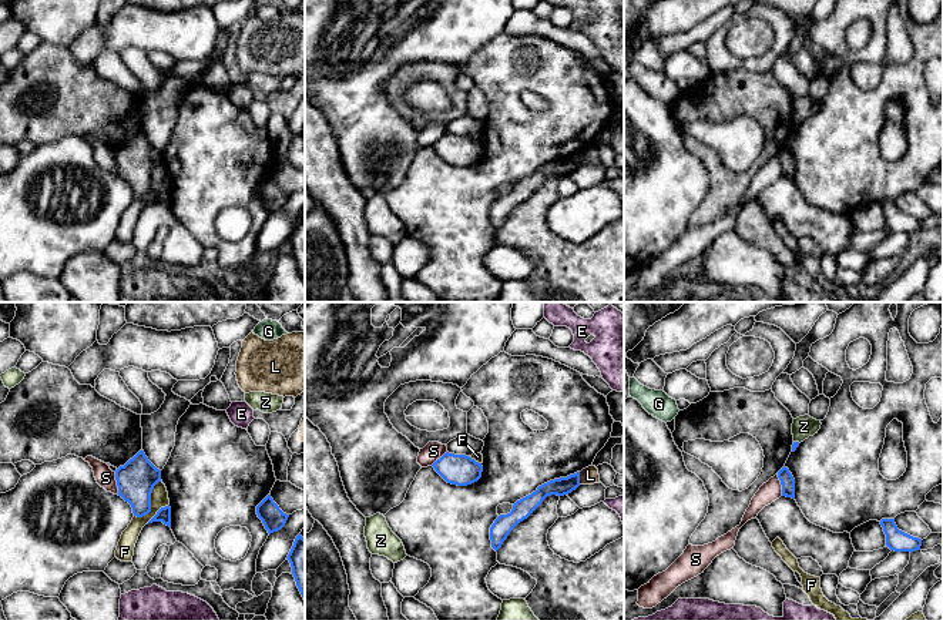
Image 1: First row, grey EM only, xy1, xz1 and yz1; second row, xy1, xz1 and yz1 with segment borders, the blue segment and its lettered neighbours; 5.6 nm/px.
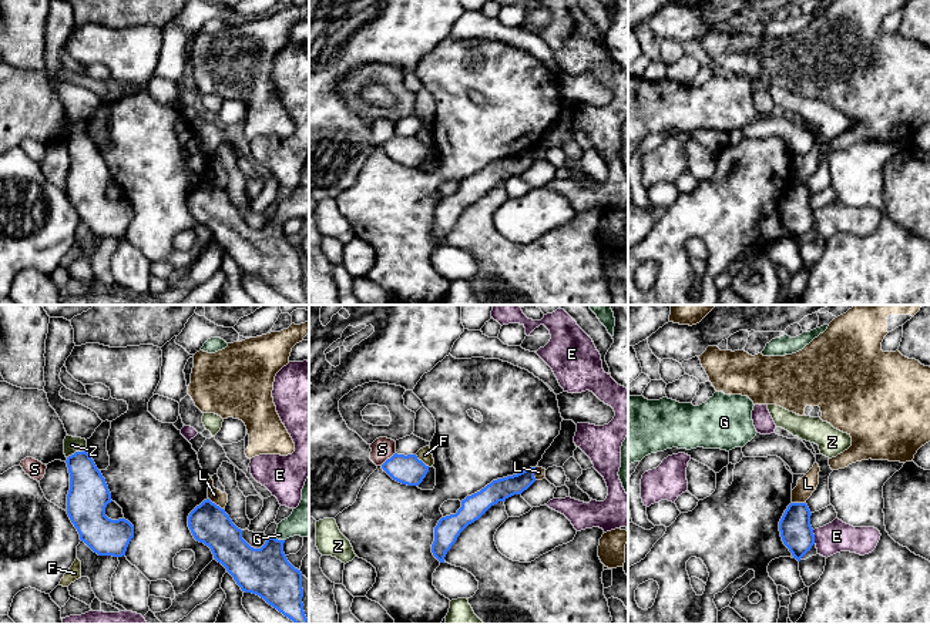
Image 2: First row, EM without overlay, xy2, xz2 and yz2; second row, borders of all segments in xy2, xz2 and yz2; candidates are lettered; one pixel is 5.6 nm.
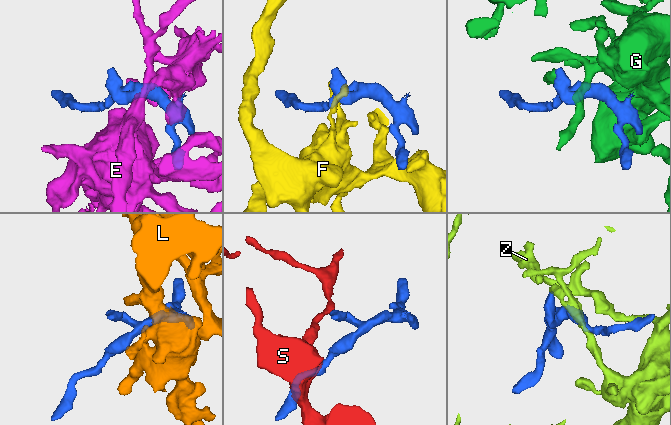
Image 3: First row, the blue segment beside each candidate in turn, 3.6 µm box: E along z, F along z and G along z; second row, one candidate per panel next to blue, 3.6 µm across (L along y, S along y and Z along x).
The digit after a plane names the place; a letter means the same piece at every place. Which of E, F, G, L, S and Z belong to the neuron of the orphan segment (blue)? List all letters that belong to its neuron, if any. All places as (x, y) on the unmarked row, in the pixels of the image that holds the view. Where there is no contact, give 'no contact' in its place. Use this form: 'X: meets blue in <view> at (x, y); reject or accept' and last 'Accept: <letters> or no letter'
E: meets blue in yz2 at (813, 218); reject
F: meets blue in xy1 at (150, 184); reject
G: meets blue in xy2 at (279, 221); accept
L: meets blue in xy2 at (214, 184); reject
S: meets blue in xy1 at (117, 164); reject
Z: meets blue in xy2 at (76, 133); reject
Accept: G

